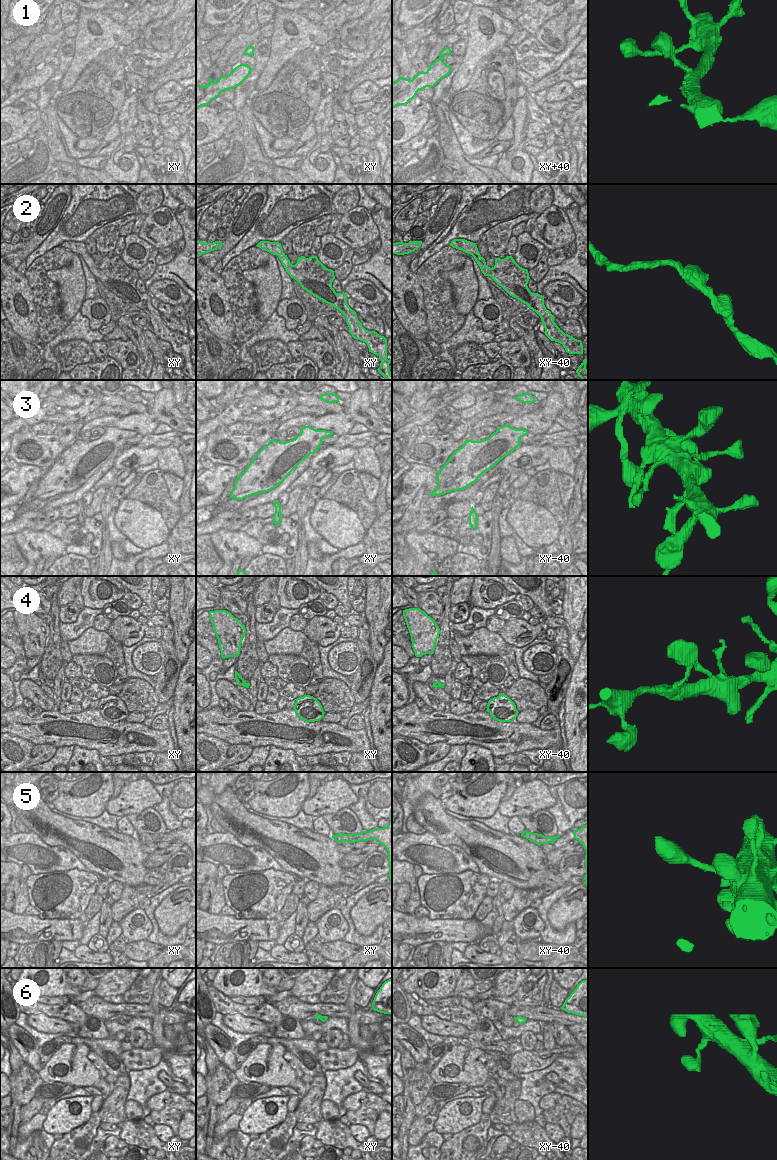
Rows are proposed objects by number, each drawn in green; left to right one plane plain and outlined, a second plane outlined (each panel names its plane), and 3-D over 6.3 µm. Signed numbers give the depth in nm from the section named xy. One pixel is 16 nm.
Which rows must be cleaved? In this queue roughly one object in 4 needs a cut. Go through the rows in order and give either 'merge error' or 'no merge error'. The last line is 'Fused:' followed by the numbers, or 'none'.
1: no merge error
2: no merge error
3: merge error
4: no merge error
5: no merge error
6: no merge error
Fused: 3

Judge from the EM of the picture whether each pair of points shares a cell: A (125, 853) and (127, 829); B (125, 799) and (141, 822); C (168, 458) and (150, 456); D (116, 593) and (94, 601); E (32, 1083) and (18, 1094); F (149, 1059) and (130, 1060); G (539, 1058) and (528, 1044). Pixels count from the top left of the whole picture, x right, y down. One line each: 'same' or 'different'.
A: different
B: different
C: different
D: same
E: same
F: same
G: different

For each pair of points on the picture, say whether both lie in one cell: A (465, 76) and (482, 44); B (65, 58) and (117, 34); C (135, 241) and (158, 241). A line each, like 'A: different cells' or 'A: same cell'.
A: same cell
B: different cells
C: different cells

